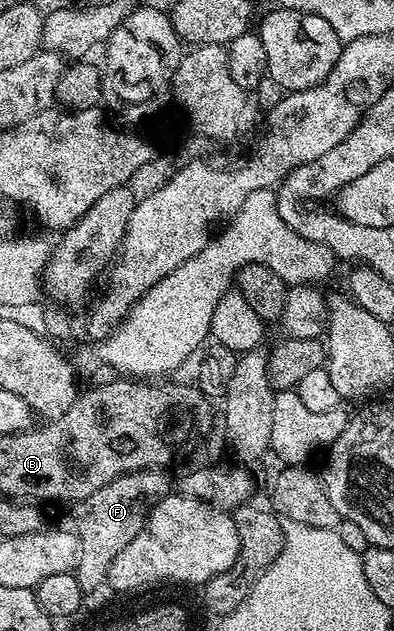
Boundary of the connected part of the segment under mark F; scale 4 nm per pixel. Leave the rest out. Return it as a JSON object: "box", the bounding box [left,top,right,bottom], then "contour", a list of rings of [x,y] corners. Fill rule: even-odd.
{"box":[73,468,173,592],"contour":[[[144,468],[131,474],[122,474],[117,476],[117,480],[105,484],[105,488],[97,488],[97,492],[87,498],[83,523],[77,527],[79,565],[73,571],[84,592],[91,592],[98,586],[100,589],[106,583],[113,560],[117,560],[118,554],[128,546],[129,540],[133,540],[139,535],[141,528],[145,528],[152,500],[165,498],[172,493],[173,478],[165,471],[163,468]]]}

